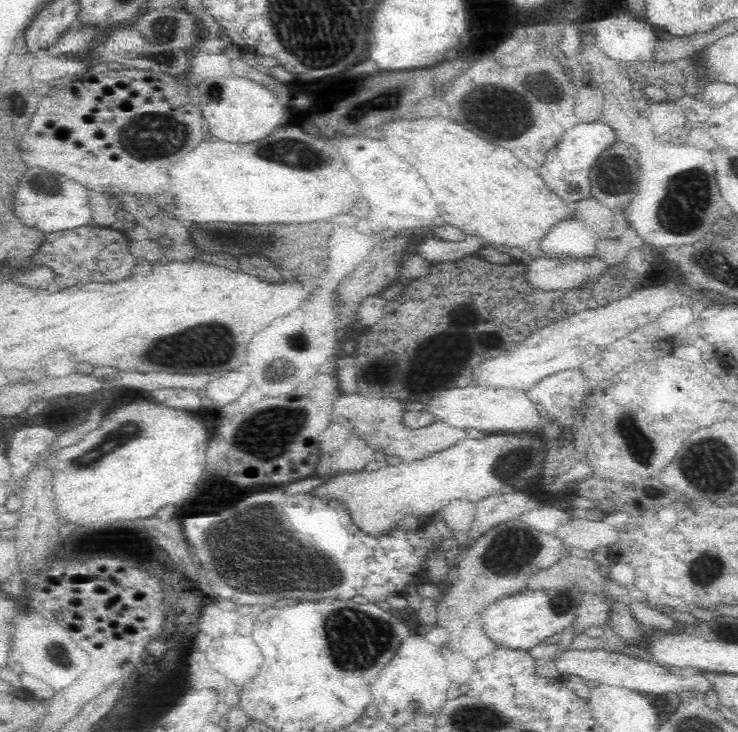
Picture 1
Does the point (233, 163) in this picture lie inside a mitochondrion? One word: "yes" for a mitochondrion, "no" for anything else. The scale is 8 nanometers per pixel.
no

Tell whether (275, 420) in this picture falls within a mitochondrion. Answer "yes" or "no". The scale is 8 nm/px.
yes

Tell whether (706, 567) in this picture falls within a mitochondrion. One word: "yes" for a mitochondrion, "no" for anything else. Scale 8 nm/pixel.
yes

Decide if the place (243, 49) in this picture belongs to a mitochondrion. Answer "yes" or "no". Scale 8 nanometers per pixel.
no

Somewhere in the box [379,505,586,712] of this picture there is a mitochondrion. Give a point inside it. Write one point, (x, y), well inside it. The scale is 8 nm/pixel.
(512, 549)

